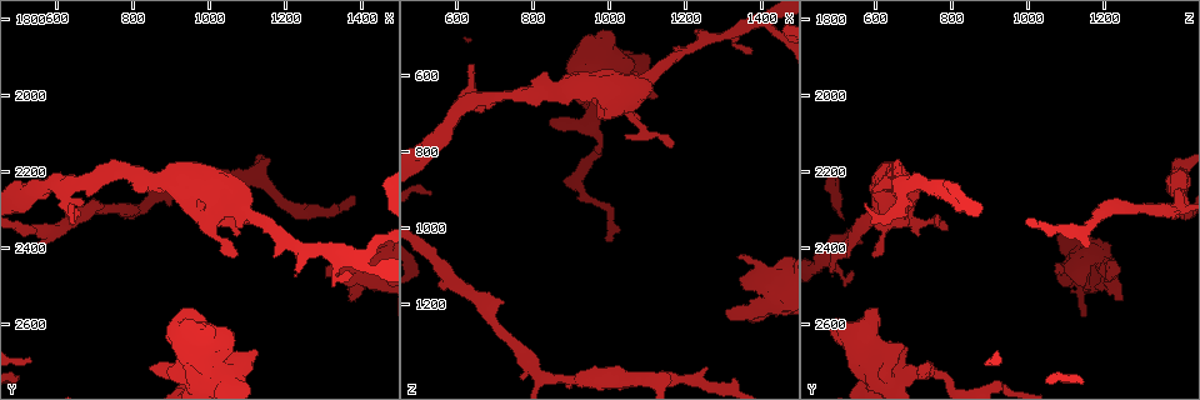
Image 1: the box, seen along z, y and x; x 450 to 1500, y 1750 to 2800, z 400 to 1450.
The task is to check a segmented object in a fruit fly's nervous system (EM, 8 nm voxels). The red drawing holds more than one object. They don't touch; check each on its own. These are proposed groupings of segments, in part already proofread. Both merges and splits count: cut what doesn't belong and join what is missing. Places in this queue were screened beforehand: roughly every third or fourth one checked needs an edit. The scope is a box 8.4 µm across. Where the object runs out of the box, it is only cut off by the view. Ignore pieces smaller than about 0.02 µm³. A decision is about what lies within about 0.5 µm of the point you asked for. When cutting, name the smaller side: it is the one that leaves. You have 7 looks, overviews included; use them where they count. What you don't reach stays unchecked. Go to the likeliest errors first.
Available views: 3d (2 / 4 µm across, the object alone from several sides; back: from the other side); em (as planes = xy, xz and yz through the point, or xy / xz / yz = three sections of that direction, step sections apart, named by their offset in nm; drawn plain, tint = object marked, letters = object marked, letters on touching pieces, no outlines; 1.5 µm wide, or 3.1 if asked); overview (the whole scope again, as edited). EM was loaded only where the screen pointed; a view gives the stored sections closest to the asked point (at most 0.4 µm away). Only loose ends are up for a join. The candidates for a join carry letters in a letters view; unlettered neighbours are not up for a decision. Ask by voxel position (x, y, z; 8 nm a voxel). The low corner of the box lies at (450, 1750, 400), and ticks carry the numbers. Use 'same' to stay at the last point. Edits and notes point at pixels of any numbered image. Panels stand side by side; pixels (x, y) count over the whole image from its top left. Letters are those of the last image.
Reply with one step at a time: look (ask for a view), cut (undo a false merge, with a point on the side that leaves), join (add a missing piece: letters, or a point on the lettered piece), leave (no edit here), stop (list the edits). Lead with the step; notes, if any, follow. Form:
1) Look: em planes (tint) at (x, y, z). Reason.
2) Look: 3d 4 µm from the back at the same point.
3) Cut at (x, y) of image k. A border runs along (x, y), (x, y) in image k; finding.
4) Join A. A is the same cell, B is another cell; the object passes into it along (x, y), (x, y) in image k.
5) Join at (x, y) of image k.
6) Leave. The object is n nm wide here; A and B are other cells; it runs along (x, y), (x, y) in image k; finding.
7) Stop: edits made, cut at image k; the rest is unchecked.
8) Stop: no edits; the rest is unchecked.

Look: 3d 4 µm at (1230, 2475, 485). An open end.

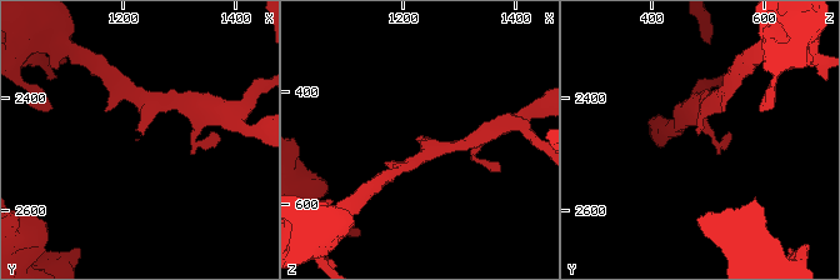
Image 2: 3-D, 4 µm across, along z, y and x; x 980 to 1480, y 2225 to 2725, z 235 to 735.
Look: em xy step 8 (letters) at (1230, 2475, 485). Shape alone is not enough.

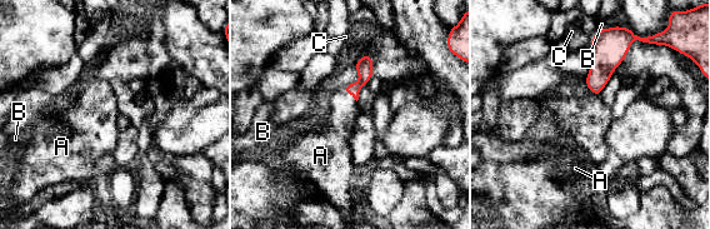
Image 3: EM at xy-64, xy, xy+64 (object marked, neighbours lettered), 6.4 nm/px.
Join A. A is the same cell, B and C are other cells; it goes on there.

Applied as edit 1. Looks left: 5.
Look: em 3.1 µm yz step 8 (letters) at (1040, 2320, 690). Thin arm on a thick one.

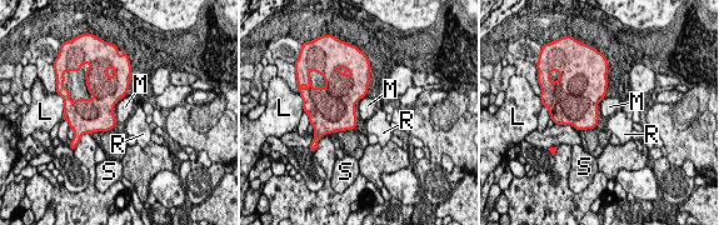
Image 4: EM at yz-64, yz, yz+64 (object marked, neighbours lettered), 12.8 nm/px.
Leave. The object is 130 nm wide here; L, M, R and S are other cells; a border runs along (124, 95), (116, 101) in image 4; continuous, no second neuron.

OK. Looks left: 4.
Look: em planes (letters) at (650, 2220, 655). Sharp bend.

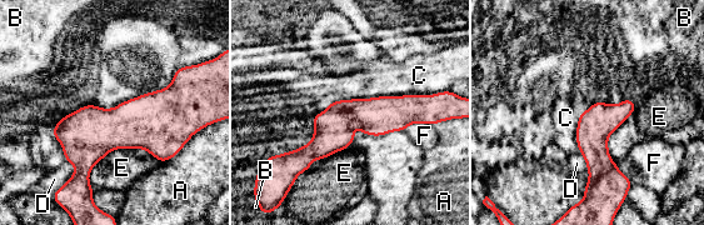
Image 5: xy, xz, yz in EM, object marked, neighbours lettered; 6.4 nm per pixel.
Leave. A, B, C, D, E and F are other cells; it runs along (425, 106), (350, 115), (289, 155) in image 5; one neuron here.

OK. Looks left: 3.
Stop: edits made, join at image 3; the rest is unchecked.

